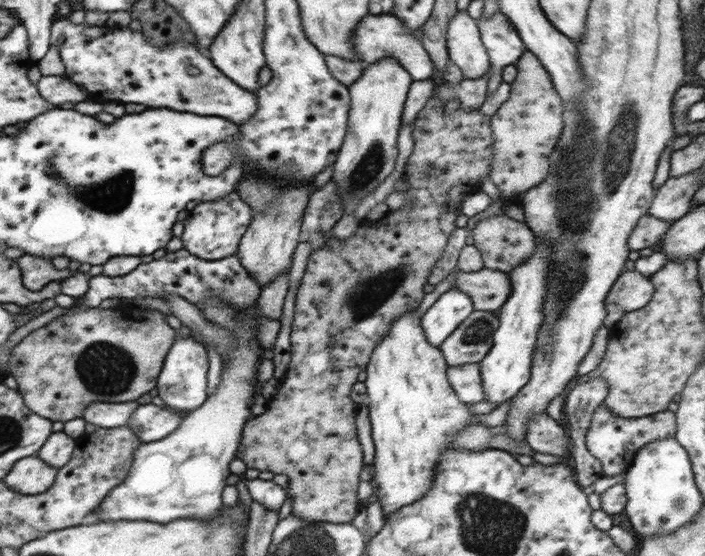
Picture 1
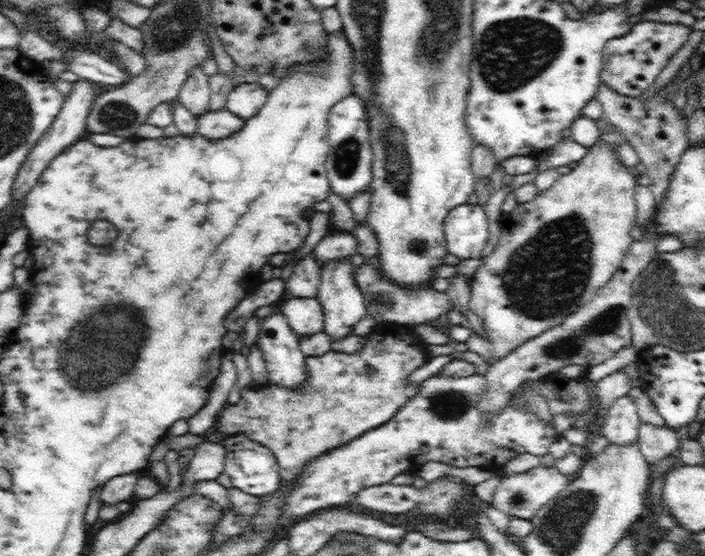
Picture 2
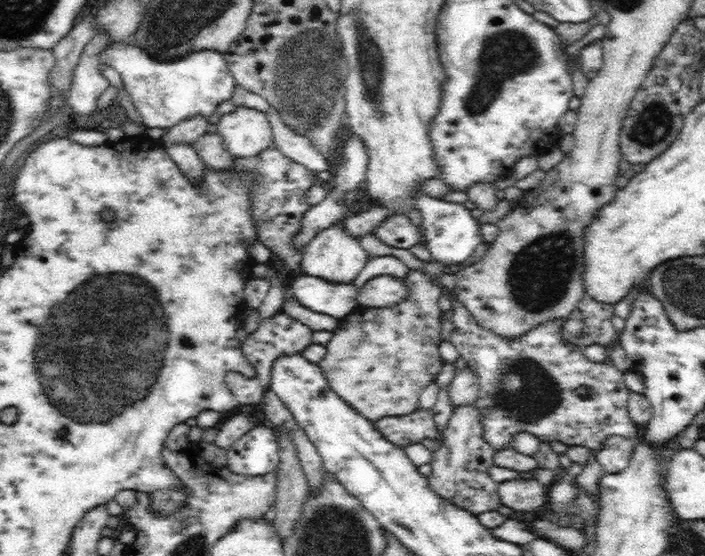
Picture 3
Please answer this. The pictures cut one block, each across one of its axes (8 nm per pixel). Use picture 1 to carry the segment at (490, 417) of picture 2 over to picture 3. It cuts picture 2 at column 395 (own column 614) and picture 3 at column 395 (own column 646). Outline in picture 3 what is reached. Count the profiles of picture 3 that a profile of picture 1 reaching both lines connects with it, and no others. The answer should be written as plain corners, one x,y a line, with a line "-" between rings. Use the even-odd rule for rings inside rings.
416,409
410,414
379,418
374,427
384,438
402,447
420,443
422,438
435,440
437,430
433,419
433,410

